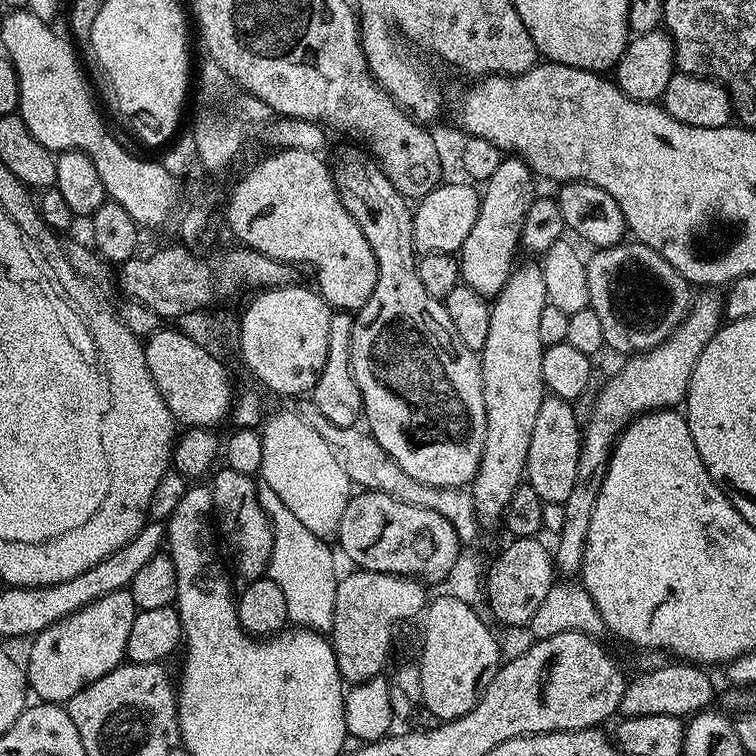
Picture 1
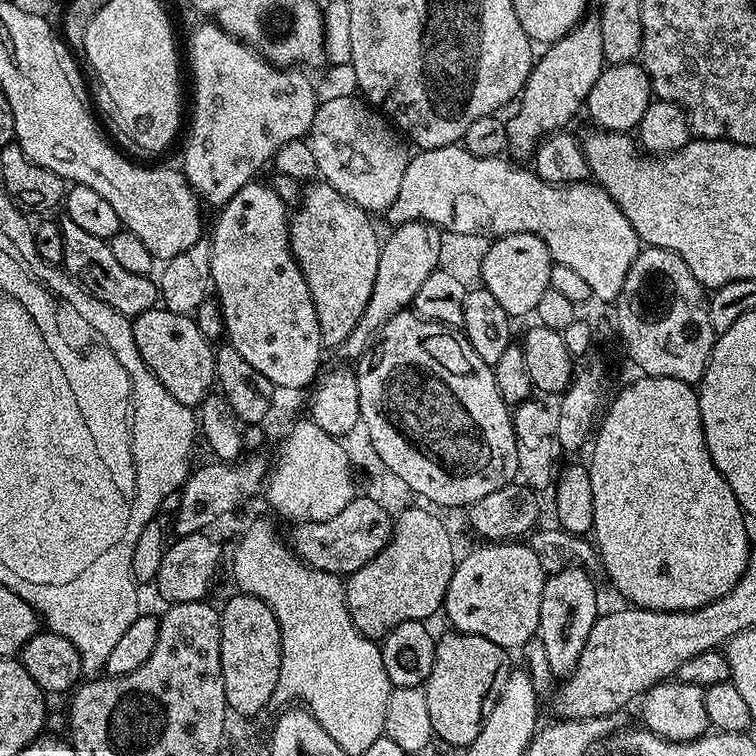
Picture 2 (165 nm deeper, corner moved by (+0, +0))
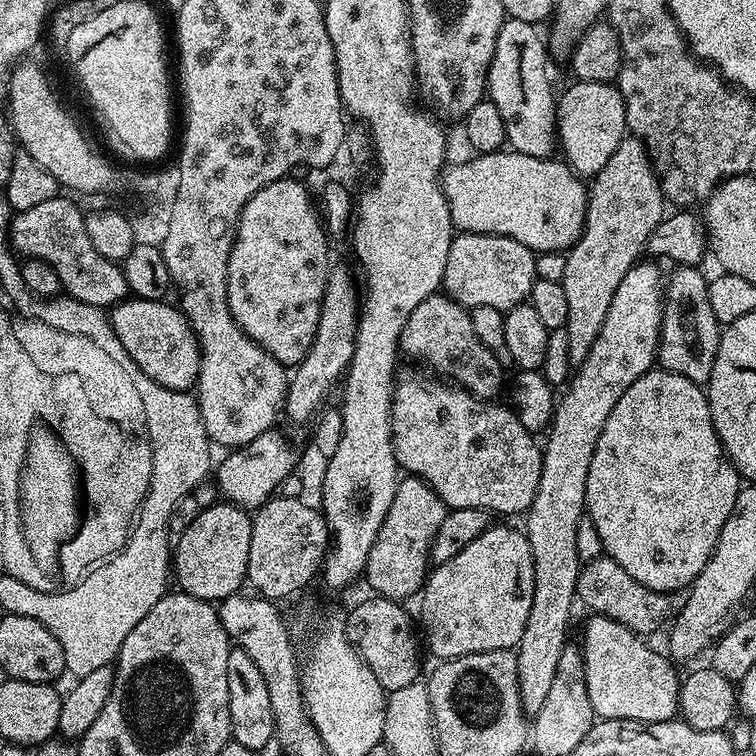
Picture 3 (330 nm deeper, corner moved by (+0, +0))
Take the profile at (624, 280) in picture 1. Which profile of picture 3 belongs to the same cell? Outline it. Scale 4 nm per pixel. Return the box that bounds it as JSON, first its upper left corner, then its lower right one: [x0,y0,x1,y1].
[656,266,722,386]

